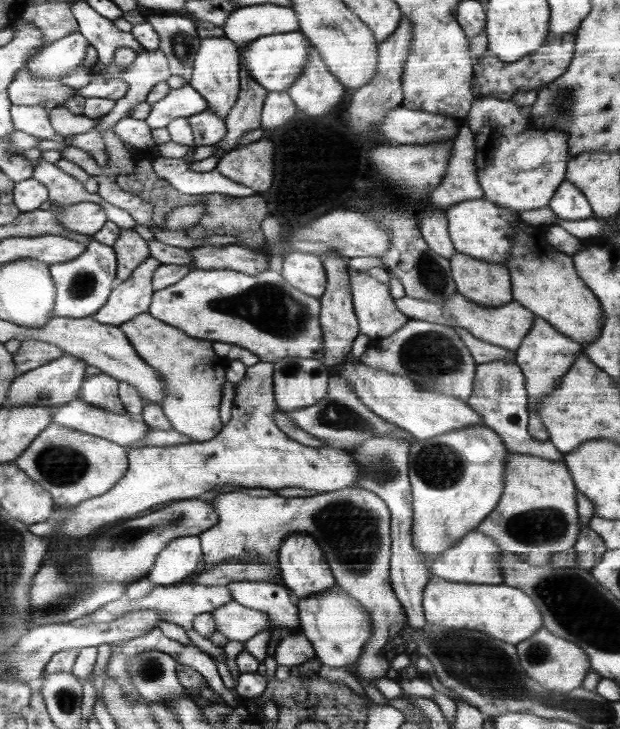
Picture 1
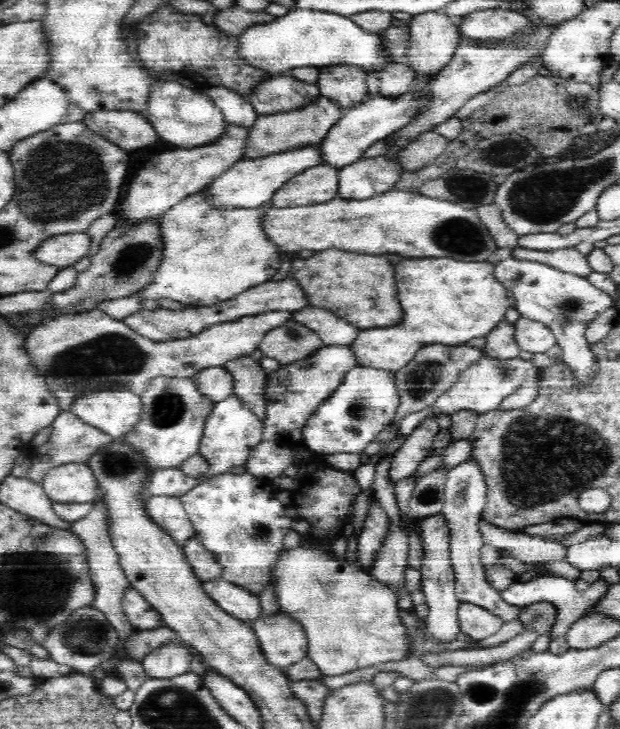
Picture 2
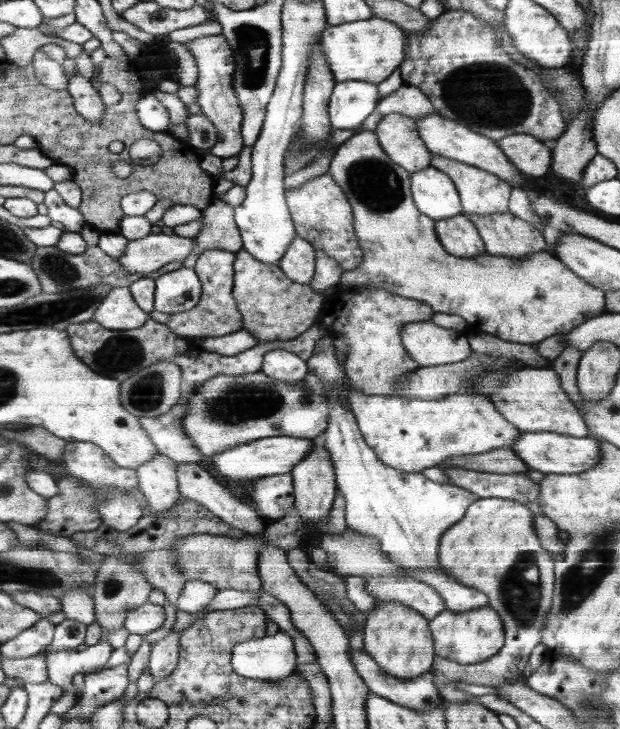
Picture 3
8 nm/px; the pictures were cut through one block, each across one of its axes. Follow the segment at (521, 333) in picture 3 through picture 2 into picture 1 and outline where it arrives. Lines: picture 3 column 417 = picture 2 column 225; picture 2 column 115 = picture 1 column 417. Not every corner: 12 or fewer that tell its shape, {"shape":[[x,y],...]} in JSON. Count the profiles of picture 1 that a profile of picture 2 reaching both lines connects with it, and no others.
{"shape":[[404,296],[409,319],[464,328],[514,351],[536,322],[518,302],[486,307]]}

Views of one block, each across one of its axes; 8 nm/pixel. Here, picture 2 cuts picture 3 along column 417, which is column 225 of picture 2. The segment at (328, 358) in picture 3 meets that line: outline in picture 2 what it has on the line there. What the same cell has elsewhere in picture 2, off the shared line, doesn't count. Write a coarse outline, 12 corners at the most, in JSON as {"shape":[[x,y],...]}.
{"shape":[[228,471],[180,497],[221,577],[269,584],[294,522],[268,478]]}

